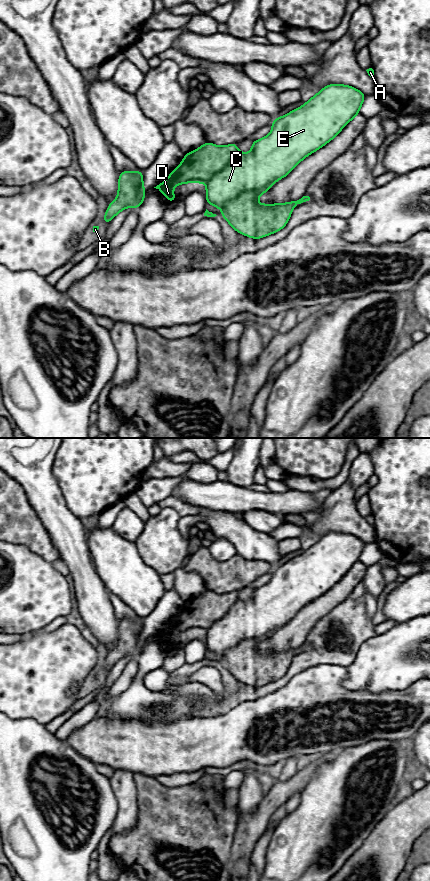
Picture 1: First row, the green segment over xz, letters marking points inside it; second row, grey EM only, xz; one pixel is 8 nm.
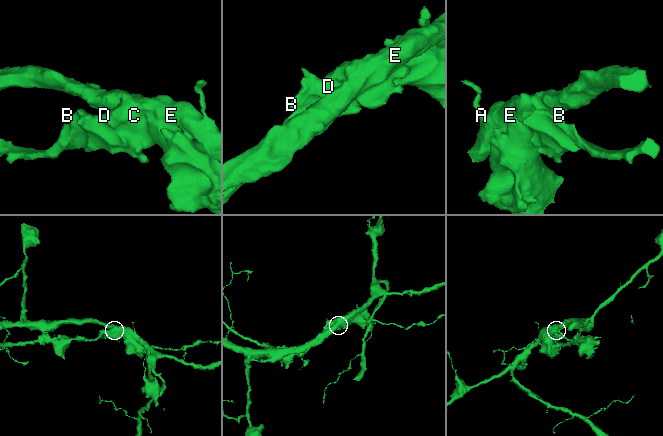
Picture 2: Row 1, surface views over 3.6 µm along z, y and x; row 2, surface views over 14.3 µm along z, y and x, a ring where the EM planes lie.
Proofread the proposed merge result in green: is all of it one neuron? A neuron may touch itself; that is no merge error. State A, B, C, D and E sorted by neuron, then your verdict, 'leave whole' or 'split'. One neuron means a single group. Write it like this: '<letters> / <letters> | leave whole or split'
A C E / B D | split

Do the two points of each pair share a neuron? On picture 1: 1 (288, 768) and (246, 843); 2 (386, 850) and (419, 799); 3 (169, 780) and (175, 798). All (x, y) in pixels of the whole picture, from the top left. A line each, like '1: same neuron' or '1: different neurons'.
1: different neurons
2: same neuron
3: different neurons

